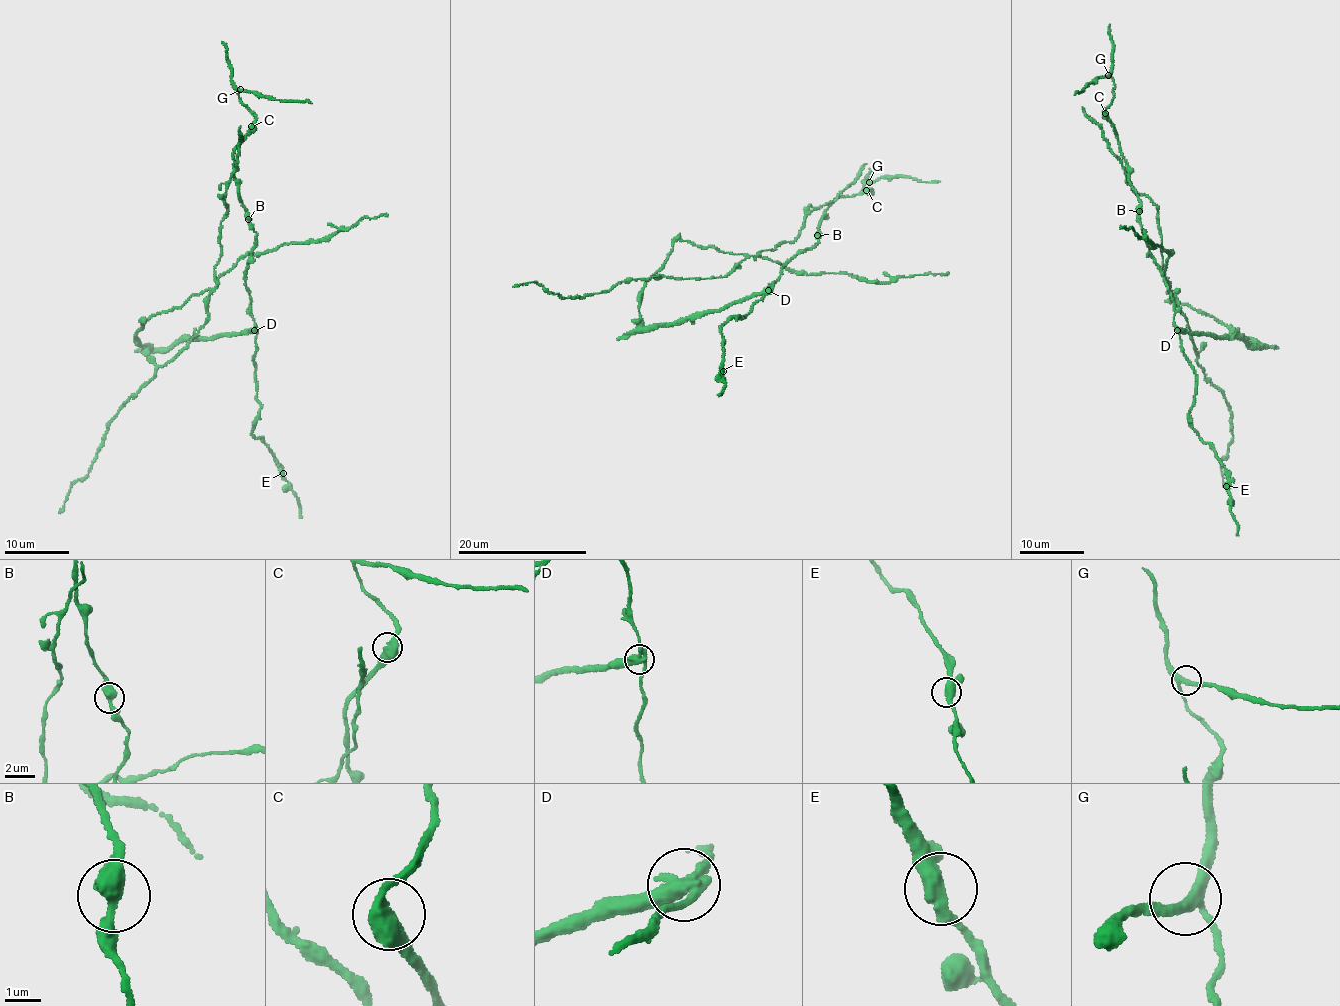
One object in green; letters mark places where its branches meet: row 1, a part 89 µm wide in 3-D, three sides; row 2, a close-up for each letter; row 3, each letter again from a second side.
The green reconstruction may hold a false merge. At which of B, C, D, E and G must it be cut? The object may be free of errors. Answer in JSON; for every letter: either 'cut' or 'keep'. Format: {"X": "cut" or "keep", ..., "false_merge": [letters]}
{"B": "keep", "C": "keep", "D": "cut", "E": "keep", "G": "keep", "false_merge": ["D"]}

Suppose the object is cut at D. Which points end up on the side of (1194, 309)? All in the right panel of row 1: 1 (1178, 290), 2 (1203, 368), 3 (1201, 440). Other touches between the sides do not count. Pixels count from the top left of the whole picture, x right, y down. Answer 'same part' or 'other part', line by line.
1: same part
2: same part
3: other part

